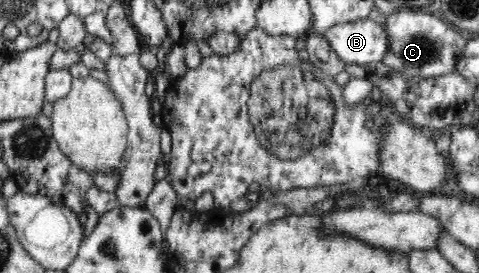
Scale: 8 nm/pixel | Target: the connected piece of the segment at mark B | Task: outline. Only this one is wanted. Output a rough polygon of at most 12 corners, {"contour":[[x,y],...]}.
{"contour":[[370,18],[320,34],[345,63],[383,61],[383,26]]}

